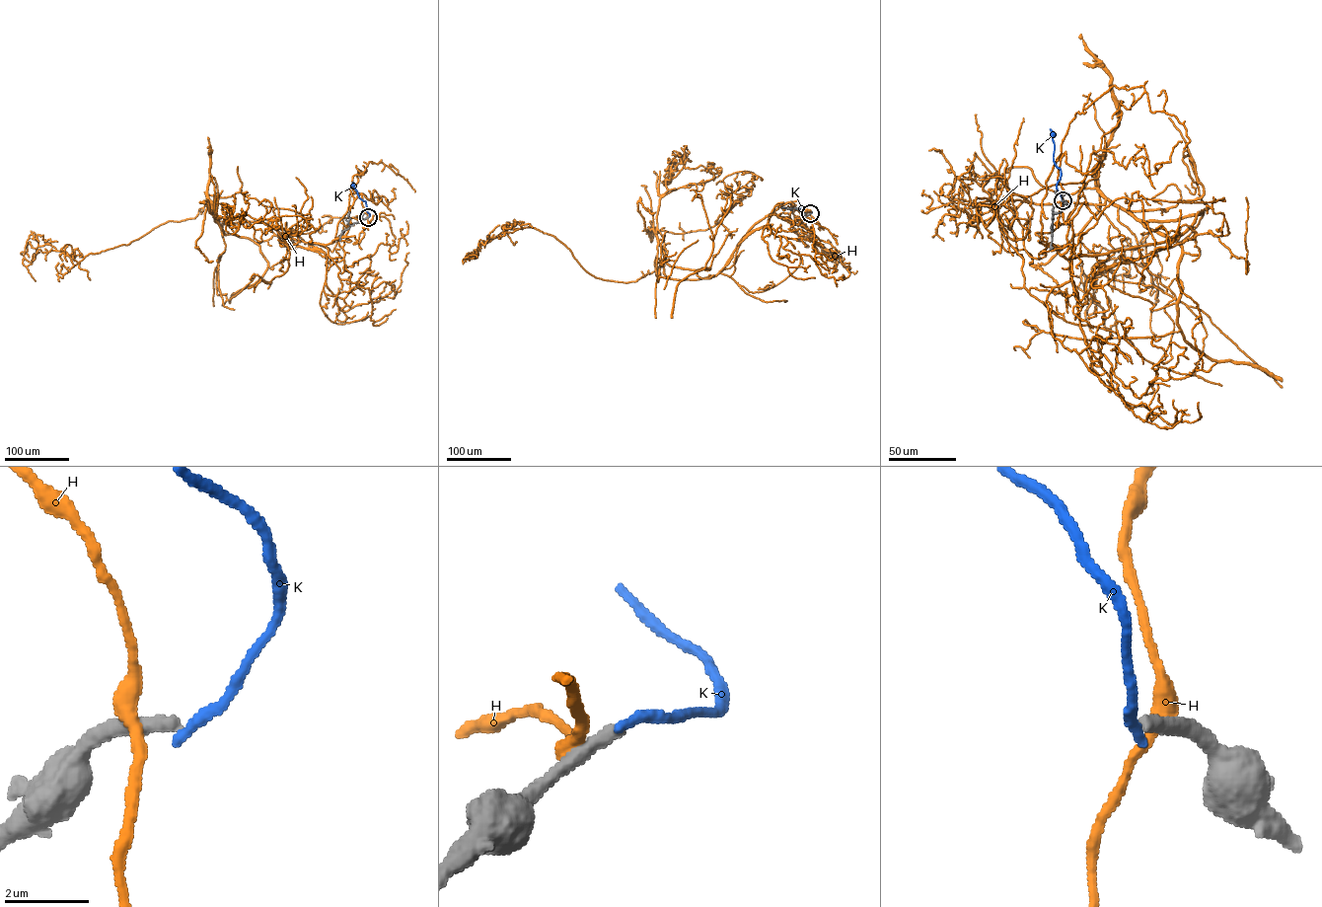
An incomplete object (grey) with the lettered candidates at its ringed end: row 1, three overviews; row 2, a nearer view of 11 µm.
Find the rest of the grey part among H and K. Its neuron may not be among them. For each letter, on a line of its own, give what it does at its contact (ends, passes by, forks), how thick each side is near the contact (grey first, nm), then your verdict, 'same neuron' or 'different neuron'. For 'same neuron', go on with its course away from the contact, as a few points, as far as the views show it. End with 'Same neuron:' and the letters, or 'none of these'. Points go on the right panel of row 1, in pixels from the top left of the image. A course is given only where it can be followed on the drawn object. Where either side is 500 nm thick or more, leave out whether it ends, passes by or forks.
H: 500/380 nm | different neuron
K: it ends | 360/240 nm | different neuron
Same neuron: none of these

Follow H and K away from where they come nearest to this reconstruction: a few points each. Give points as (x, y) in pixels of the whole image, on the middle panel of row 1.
H: (809, 213), (781, 205), (697, 279), (667, 277), (658, 244), (657, 280), (595, 277), (531, 227), (477, 258)
K: (810, 212), (795, 208)

